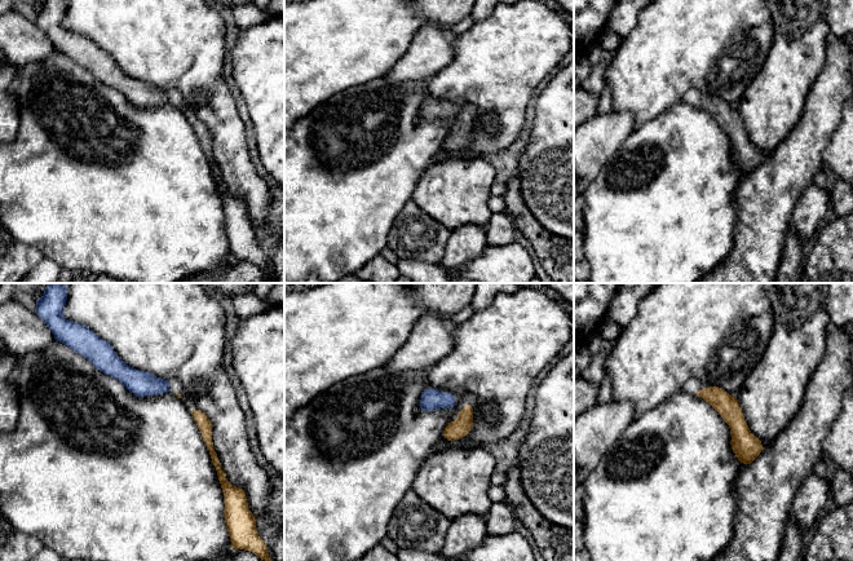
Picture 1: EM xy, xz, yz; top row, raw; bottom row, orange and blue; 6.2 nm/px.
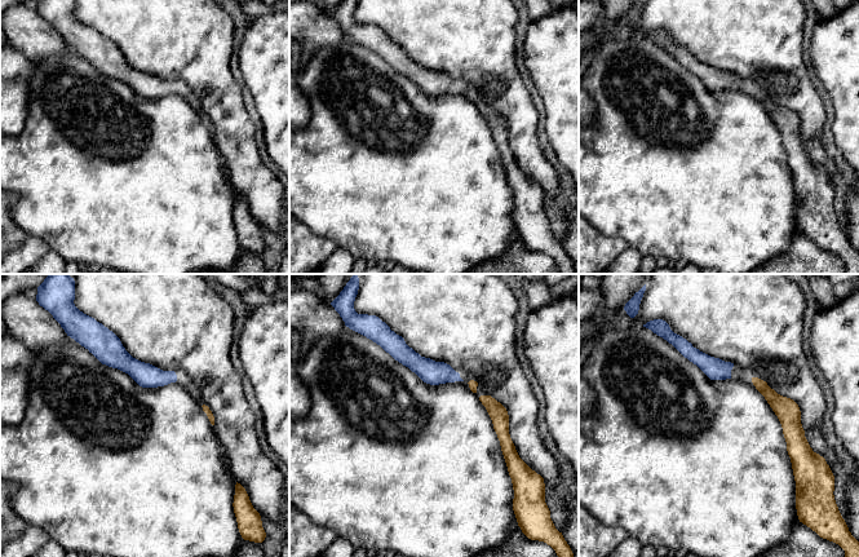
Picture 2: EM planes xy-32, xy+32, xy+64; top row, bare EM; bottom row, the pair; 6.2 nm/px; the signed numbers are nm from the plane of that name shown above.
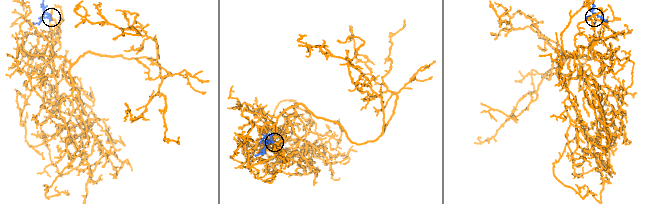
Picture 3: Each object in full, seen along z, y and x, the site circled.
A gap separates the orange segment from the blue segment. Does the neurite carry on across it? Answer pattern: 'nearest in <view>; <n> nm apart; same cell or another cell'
nearest in xy; 50 nm apart; same cell

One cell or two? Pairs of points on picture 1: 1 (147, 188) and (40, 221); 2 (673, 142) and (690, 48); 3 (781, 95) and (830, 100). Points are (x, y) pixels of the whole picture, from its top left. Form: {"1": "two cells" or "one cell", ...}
{"1": "one cell", "2": "two cells", "3": "two cells"}

